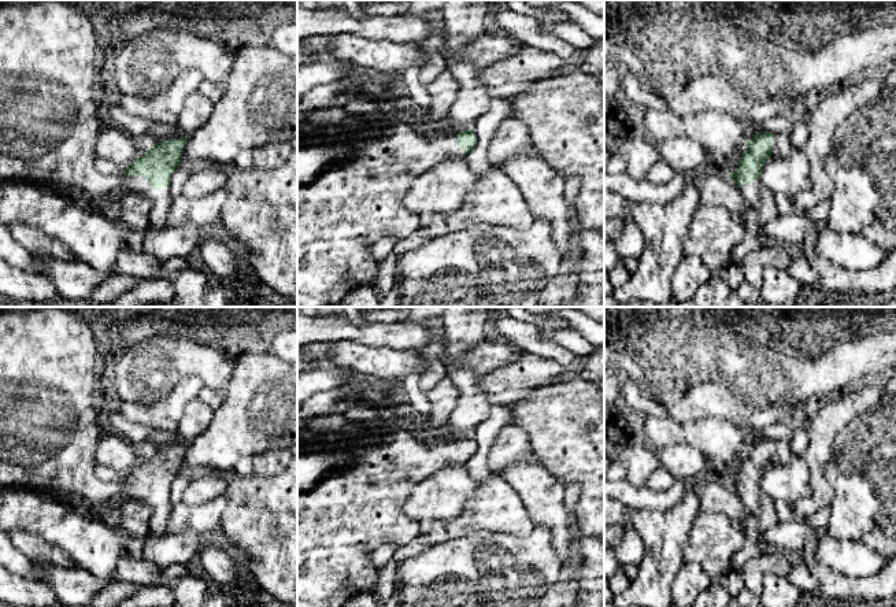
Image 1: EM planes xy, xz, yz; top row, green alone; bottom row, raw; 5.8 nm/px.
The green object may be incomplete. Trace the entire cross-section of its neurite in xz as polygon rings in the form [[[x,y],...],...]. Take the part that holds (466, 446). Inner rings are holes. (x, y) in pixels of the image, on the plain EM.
[[[400,421],[388,428],[377,423],[366,426],[370,436],[384,433],[386,438],[382,443],[355,438],[348,466],[330,471],[311,491],[297,492],[297,607],[344,607],[360,593],[374,596],[378,574],[370,563],[370,555],[385,544],[404,545],[421,533],[419,523],[404,511],[411,488],[447,467],[464,464],[477,451],[471,436],[425,445],[412,428]]]

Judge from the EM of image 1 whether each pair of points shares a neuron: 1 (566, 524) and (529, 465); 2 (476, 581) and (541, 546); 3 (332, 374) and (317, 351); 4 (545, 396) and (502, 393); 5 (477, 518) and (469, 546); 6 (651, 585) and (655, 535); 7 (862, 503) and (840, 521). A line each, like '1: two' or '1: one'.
1: one
2: one
3: one
4: two
5: two
6: one
7: one

